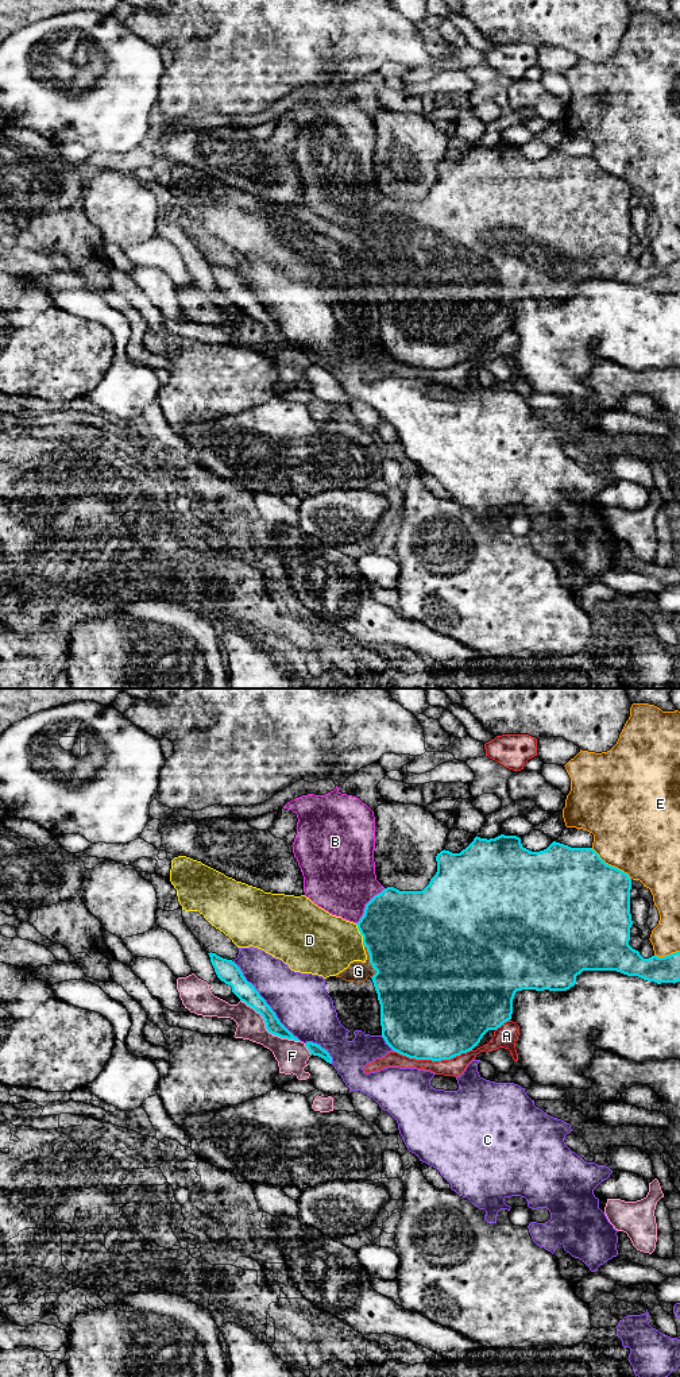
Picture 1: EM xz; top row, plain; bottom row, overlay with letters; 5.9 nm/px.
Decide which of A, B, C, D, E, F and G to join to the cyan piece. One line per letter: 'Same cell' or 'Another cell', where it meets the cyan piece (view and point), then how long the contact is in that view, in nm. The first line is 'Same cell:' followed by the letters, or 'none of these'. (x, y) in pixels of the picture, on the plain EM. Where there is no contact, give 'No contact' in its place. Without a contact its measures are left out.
Same cell: none of these
A: Another cell. Touches cyan at xz (432, 369). Shared border 460 nm
B: Another cell. Touches cyan at xz (366, 213). Shared border 280 nm
C: Another cell. Touches cyan at xz (265, 311). Shared border 600 nm
D: Another cell. Touches cyan at xz (360, 242). Shared border 130 nm
E: Another cell. Touches cyan at xz (610, 174). Shared border 300 nm
F: Another cell. Touches cyan at xz (266, 336). Shared border 440 nm
G: Another cell. Touches cyan at xz (370, 269). Shared border 220 nm

